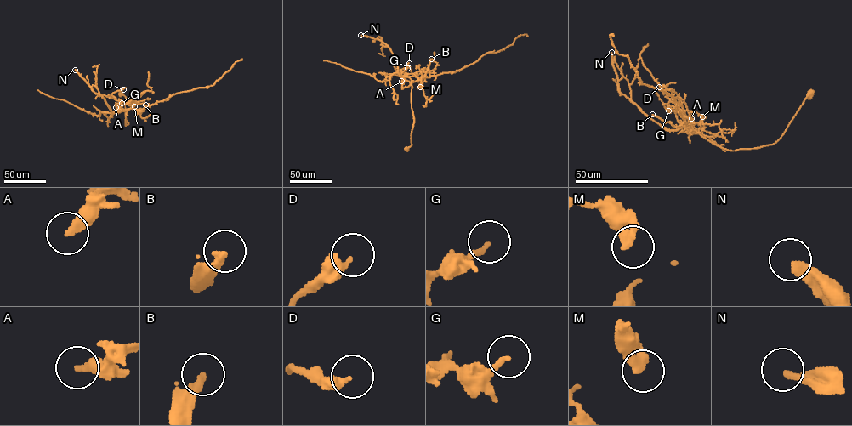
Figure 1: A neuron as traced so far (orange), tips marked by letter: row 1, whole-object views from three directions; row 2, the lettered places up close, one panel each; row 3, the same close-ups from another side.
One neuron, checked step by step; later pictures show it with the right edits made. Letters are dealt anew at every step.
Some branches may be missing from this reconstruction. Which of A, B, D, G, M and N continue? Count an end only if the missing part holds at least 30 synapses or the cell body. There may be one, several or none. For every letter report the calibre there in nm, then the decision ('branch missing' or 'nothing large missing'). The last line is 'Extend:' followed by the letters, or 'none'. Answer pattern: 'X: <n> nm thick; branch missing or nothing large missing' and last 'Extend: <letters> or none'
A: 300 nm thick; branch missing
B: 280 nm thick; branch missing
D: 360 nm thick; nothing large missing
G: 180 nm thick; nothing large missing
M: 360 nm thick; nothing large missing
N: 320 nm thick; branch missing
Extend: A, B, N

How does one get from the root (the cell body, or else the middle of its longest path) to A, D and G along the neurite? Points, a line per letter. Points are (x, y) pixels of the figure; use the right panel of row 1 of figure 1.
A: (810, 94), (782, 135), (759, 147), (724, 149), (690, 123), (684, 123), (685, 117), (678, 113), (691, 118)
D: (810, 94), (774, 143), (731, 150), (684, 123), (685, 117), (676, 109), (672, 92), (659, 87)
G: (810, 94), (774, 143), (735, 150), (710, 142), (678, 113), (684, 116), (668, 110)

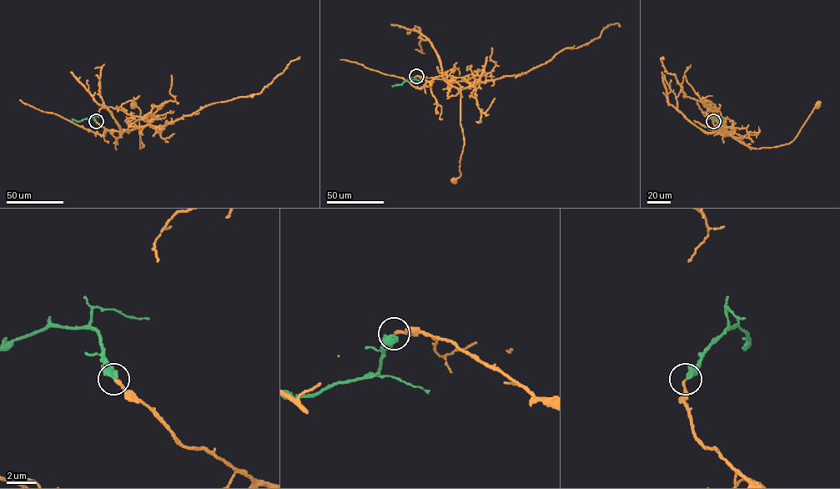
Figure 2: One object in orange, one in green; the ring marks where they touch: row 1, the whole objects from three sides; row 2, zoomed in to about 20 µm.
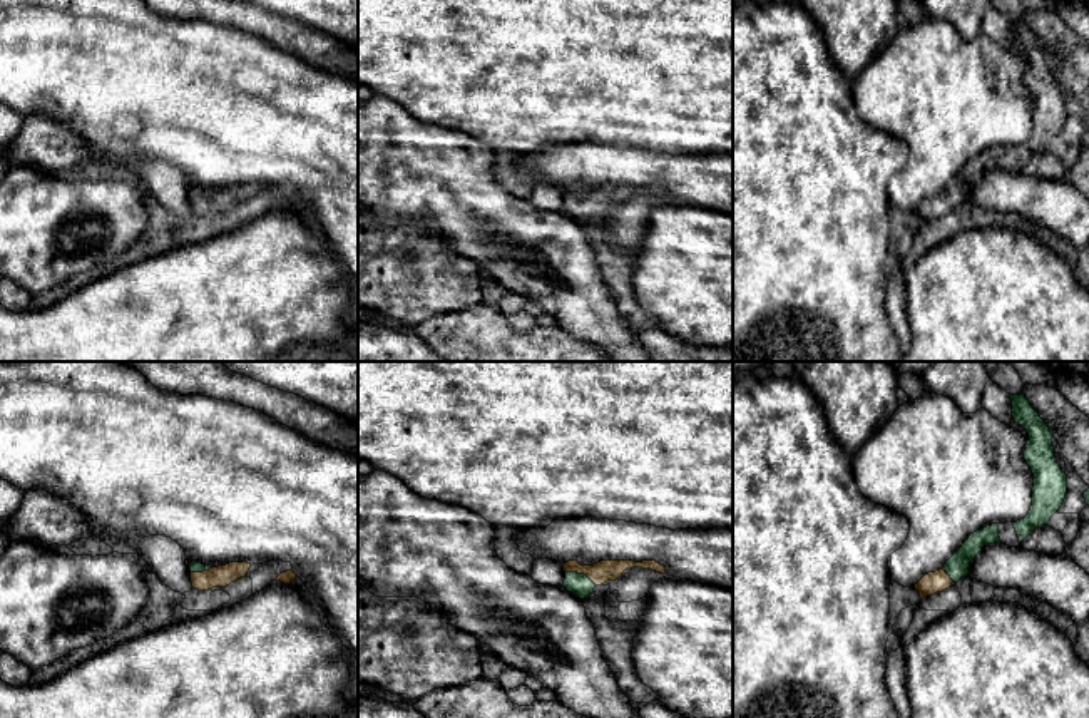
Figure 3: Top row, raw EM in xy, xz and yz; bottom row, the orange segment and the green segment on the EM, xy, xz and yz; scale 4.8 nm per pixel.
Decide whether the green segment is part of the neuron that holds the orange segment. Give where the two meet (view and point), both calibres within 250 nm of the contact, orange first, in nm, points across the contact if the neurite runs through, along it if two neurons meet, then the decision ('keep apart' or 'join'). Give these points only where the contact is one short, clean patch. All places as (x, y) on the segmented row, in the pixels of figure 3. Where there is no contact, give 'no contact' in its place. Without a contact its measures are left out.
meets orange in xz at (581, 573); 100 nm thick on the orange side, 110 nm on the other; runs through xz (603, 571), (581, 573), (579, 584); join

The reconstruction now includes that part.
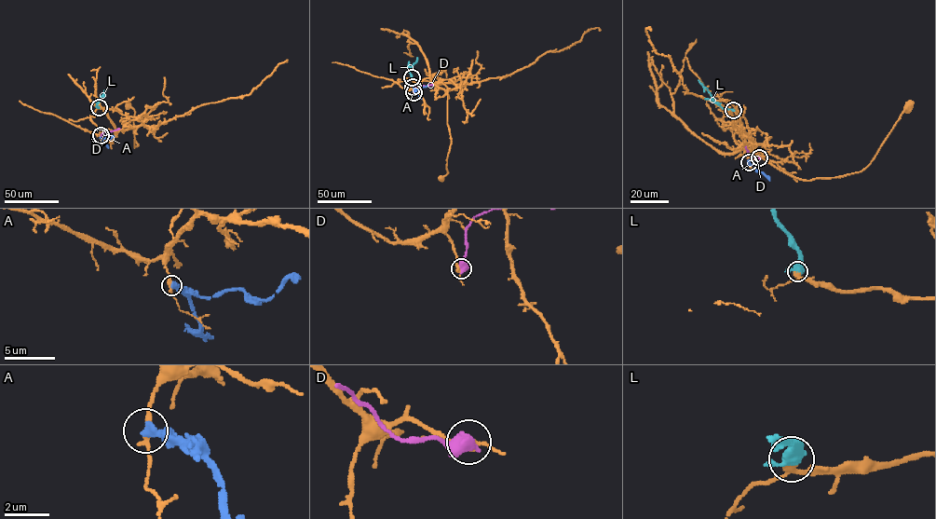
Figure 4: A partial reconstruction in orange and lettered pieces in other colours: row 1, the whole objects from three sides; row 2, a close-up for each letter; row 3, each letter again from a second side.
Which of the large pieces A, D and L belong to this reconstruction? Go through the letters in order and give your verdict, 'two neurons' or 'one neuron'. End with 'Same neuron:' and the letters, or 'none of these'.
A: two neurons
D: two neurons
L: one neuron
Same neuron: L

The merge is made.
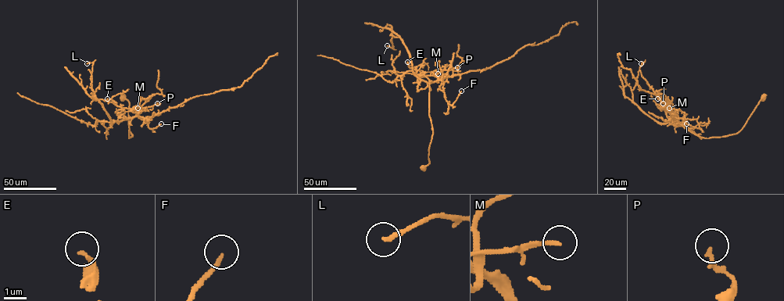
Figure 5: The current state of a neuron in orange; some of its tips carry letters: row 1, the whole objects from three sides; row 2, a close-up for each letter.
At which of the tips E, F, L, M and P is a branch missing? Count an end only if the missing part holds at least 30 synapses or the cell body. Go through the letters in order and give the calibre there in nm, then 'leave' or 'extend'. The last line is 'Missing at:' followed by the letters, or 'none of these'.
E: calibre 280 nm; leave
F: calibre 190 nm; leave
L: calibre 190 nm; leave
M: calibre 170 nm; leave
P: calibre 160 nm; leave
Missing at: none of these

